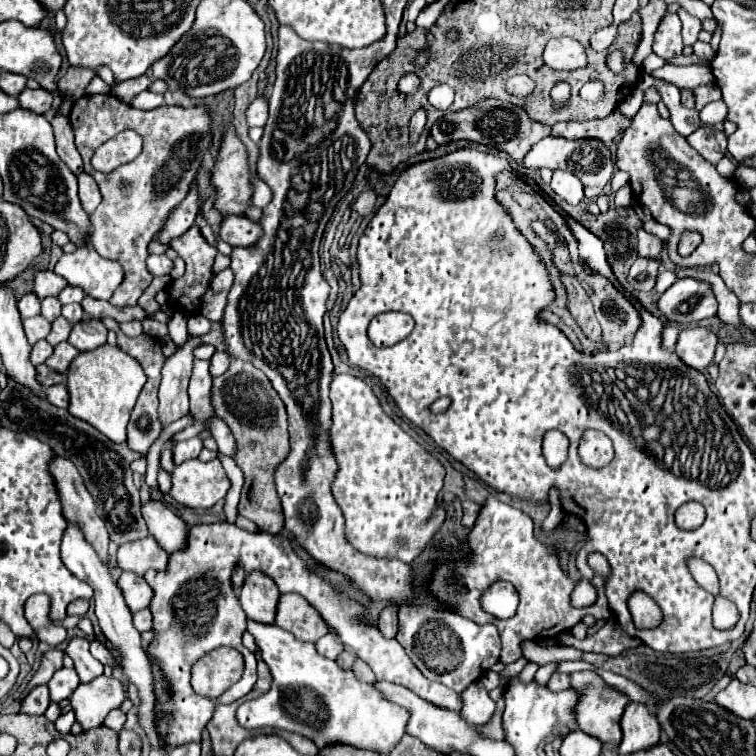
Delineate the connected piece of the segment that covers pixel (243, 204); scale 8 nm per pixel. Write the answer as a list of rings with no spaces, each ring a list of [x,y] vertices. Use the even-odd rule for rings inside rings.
[[[229,126],[217,162],[213,166],[213,186],[217,190],[215,208],[221,214],[243,214],[251,204],[247,154],[241,140],[237,140],[233,126]]]

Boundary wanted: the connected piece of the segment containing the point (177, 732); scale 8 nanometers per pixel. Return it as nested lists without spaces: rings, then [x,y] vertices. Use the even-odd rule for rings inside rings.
[[[215,522],[215,524],[199,524],[199,526],[193,526],[189,530],[189,538],[187,538],[185,552],[171,554],[169,556],[169,564],[167,564],[165,570],[161,570],[161,572],[149,570],[145,574],[147,584],[153,588],[151,614],[153,614],[153,634],[155,634],[155,638],[151,640],[147,652],[149,652],[151,658],[157,660],[159,672],[163,672],[163,680],[169,684],[169,698],[167,698],[167,702],[161,704],[161,712],[163,712],[163,722],[167,726],[167,740],[169,740],[171,746],[179,746],[179,744],[185,744],[185,742],[201,742],[201,732],[207,726],[207,722],[211,720],[211,714],[215,712],[215,706],[217,704],[235,702],[235,700],[247,696],[253,690],[253,686],[255,686],[255,680],[257,680],[257,660],[255,660],[255,654],[249,652],[241,644],[241,634],[245,632],[247,624],[245,622],[231,622],[231,618],[227,618],[227,604],[231,606],[231,590],[233,590],[233,586],[231,586],[231,570],[233,570],[233,566],[237,562],[243,562],[245,572],[261,570],[267,576],[271,576],[275,580],[275,584],[279,586],[281,594],[285,594],[285,592],[297,592],[297,594],[305,596],[323,614],[323,618],[327,620],[327,624],[337,632],[339,640],[347,648],[353,648],[355,654],[371,666],[371,670],[375,672],[377,680],[387,680],[387,682],[401,684],[401,686],[409,688],[411,692],[415,692],[419,698],[429,700],[431,704],[437,704],[437,706],[443,706],[443,708],[449,708],[449,710],[459,710],[461,696],[457,692],[445,688],[443,684],[425,678],[415,668],[415,664],[411,662],[411,658],[403,652],[403,648],[401,648],[401,644],[397,640],[387,640],[387,638],[381,636],[381,632],[377,628],[367,626],[361,620],[363,618],[363,610],[355,602],[345,600],[329,582],[319,580],[315,574],[311,574],[309,568],[307,568],[307,564],[291,550],[291,542],[285,536],[273,536],[273,534],[267,534],[267,532],[251,534],[247,530],[237,528],[235,524]],[[221,646],[233,646],[235,650],[239,650],[243,654],[243,660],[245,660],[245,670],[243,670],[241,680],[235,682],[231,688],[227,688],[225,694],[221,696],[221,702],[217,702],[217,700],[211,700],[211,698],[205,698],[205,696],[199,696],[193,690],[193,686],[191,686],[191,668],[193,668],[193,664],[199,658],[203,658],[205,654],[209,654],[211,650],[217,650]]]

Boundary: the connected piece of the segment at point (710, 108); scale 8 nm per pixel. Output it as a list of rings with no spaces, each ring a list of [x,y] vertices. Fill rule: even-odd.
[[[715,100],[715,102],[709,102],[703,106],[703,110],[699,112],[699,118],[703,124],[721,124],[727,116],[727,106],[723,104],[723,100]]]

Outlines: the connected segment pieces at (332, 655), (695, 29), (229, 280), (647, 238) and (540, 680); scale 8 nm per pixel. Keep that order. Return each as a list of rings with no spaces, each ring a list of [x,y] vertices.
[[[325,634],[321,640],[315,642],[315,646],[317,646],[317,652],[319,652],[321,656],[327,656],[329,660],[335,660],[335,658],[339,656],[339,652],[343,650],[343,646],[341,646],[341,642],[335,638],[335,634]]]
[[[679,10],[677,14],[679,14],[681,22],[683,22],[683,32],[681,32],[683,34],[683,44],[685,46],[693,46],[697,42],[697,34],[701,32],[701,20],[691,16],[685,10]]]
[[[227,268],[219,274],[215,274],[215,278],[211,282],[211,288],[213,288],[215,294],[219,294],[219,292],[227,292],[231,288],[231,284],[233,284],[233,272]]]
[[[641,228],[639,234],[637,234],[637,238],[639,238],[639,256],[659,258],[659,252],[663,248],[663,242],[655,234],[651,234],[645,228]]]
[[[550,662],[540,666],[534,676],[534,680],[540,685],[546,685],[558,665],[558,662]]]

